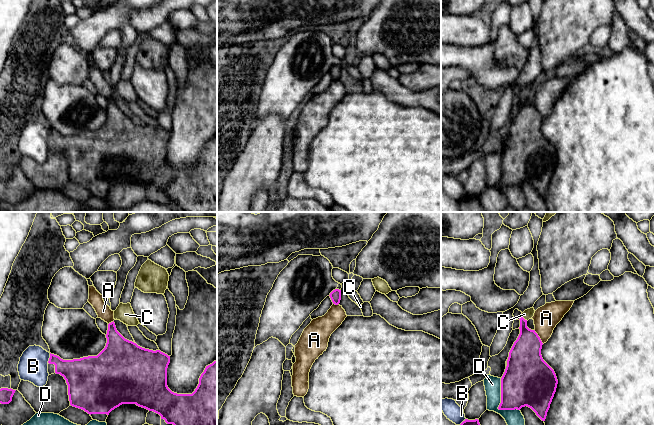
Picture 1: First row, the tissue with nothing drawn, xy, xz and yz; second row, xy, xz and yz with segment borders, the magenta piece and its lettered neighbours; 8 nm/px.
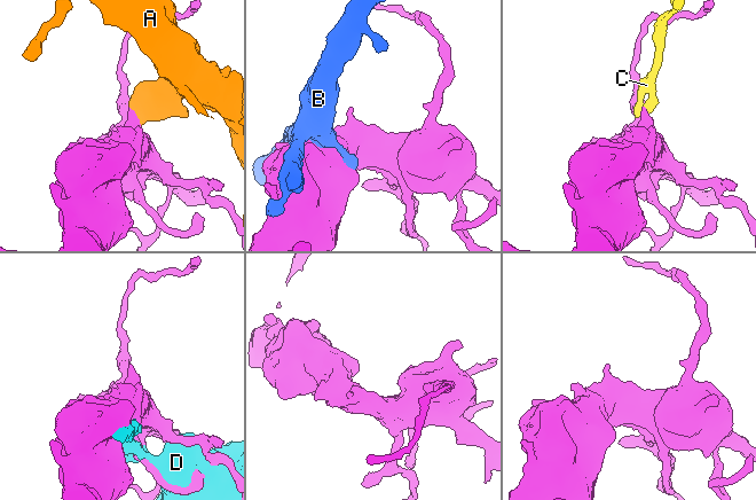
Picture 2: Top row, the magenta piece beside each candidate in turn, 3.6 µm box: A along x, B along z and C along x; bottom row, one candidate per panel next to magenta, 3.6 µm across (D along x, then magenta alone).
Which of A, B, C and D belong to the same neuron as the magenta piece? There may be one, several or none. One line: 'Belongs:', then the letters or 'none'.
Belongs: C

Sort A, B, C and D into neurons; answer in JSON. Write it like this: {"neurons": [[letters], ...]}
{"neurons": [["A"], ["B"], ["C"], ["D"]]}

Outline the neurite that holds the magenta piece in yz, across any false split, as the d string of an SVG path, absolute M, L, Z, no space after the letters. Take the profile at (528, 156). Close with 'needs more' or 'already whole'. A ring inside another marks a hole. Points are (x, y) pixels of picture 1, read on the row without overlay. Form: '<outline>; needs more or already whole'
M534 84L525 86L520 96L520 110L514 118L501 154L499 186L531 184L545 197L556 168L558 156L554 146L543 136L542 117L535 106L527 103Z; needs more

